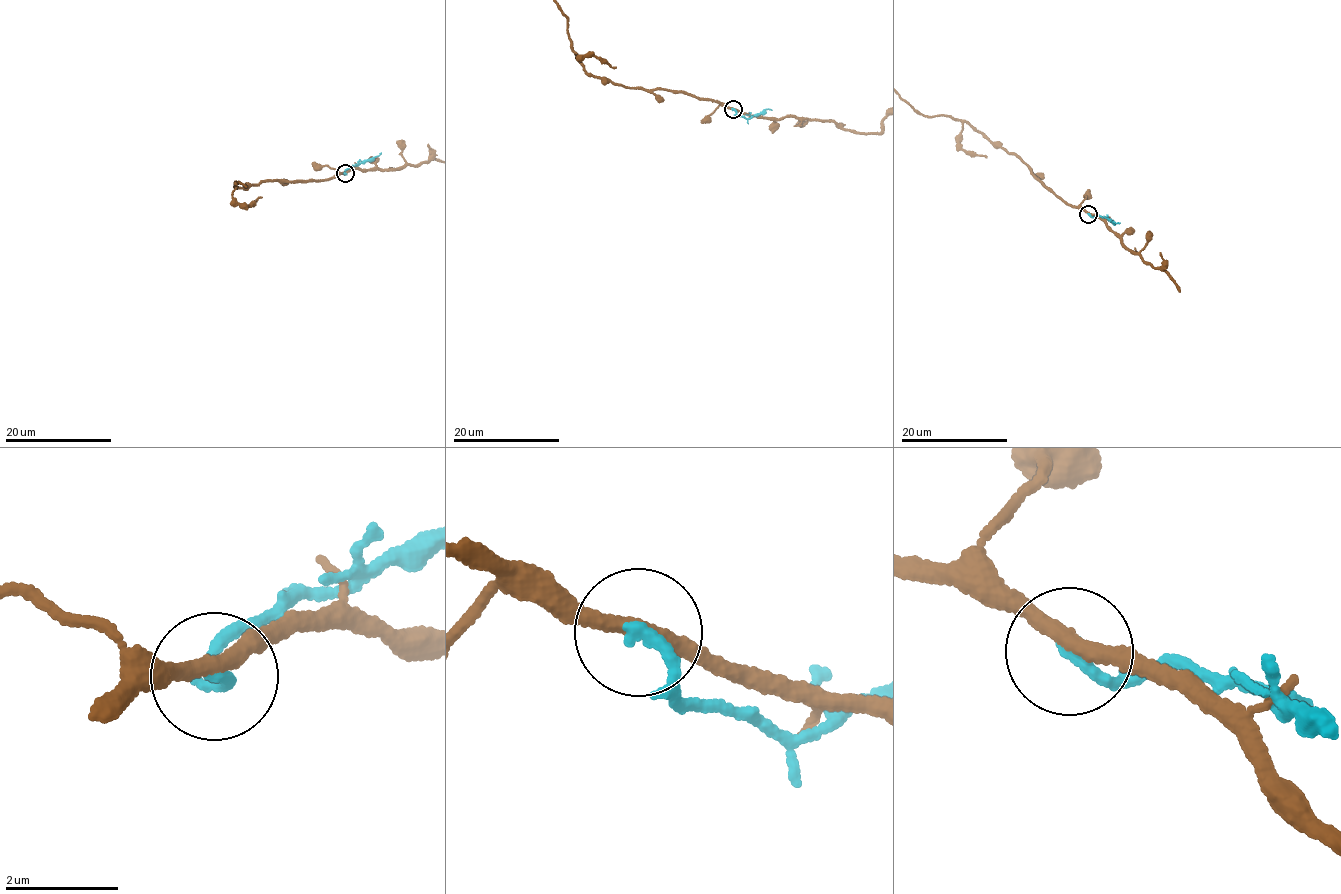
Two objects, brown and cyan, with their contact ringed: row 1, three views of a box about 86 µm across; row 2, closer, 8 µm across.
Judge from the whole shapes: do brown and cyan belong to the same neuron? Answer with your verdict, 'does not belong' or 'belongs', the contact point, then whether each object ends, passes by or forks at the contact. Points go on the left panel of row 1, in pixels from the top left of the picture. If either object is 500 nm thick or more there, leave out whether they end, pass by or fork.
does not belong; at (345, 173); brown passes by; cyan ends there

